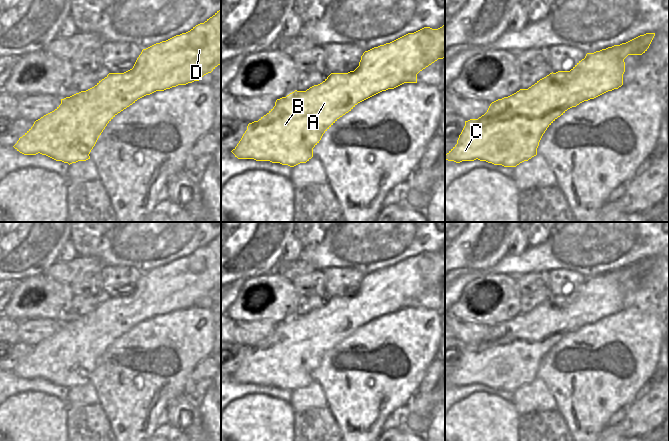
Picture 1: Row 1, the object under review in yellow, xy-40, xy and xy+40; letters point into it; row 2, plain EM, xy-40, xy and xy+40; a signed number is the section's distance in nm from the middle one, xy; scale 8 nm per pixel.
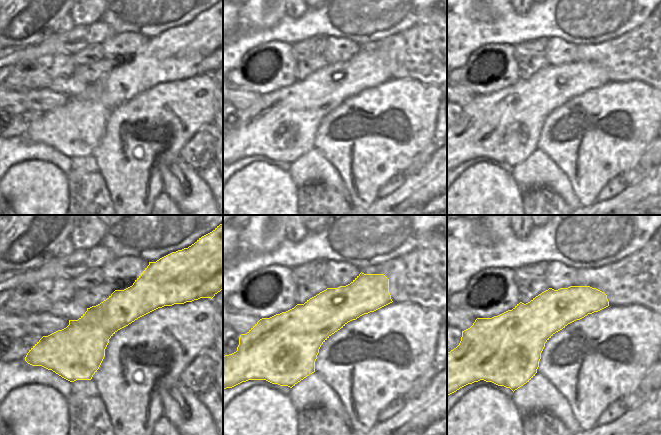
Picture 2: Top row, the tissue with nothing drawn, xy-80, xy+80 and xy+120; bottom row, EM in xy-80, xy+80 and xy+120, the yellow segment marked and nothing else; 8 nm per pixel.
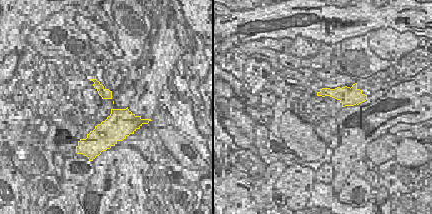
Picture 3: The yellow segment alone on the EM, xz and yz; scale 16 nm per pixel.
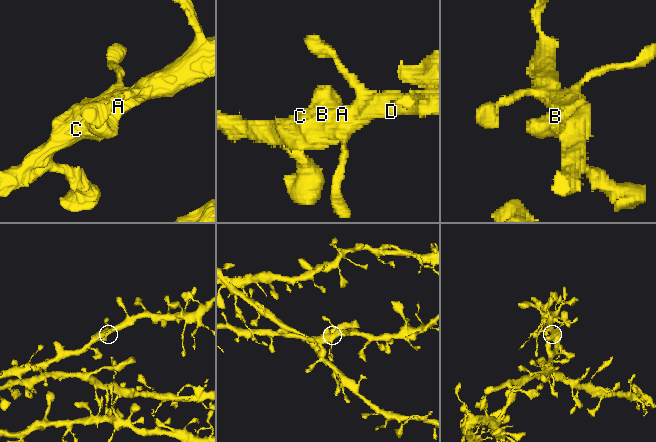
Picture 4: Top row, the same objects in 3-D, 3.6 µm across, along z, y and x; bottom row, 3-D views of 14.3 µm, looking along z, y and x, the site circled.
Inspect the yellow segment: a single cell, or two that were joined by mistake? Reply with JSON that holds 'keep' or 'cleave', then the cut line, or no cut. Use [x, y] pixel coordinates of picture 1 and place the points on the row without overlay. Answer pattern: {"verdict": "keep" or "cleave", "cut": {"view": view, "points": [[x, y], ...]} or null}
{"verdict": "keep", "cut": null}

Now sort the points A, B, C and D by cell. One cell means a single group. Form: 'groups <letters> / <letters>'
groups A B C D

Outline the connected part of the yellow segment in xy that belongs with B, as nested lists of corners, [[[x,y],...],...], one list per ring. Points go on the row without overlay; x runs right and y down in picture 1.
[[[445,248],[432,253],[424,251],[414,257],[408,257],[390,267],[365,275],[359,290],[348,297],[331,297],[322,307],[306,315],[290,317],[277,323],[275,330],[258,345],[249,347],[237,370],[231,375],[238,383],[270,385],[294,391],[306,387],[313,381],[313,372],[319,367],[323,358],[343,339],[351,335],[358,327],[388,313],[394,313],[404,307],[417,307],[417,298],[445,281]]]

